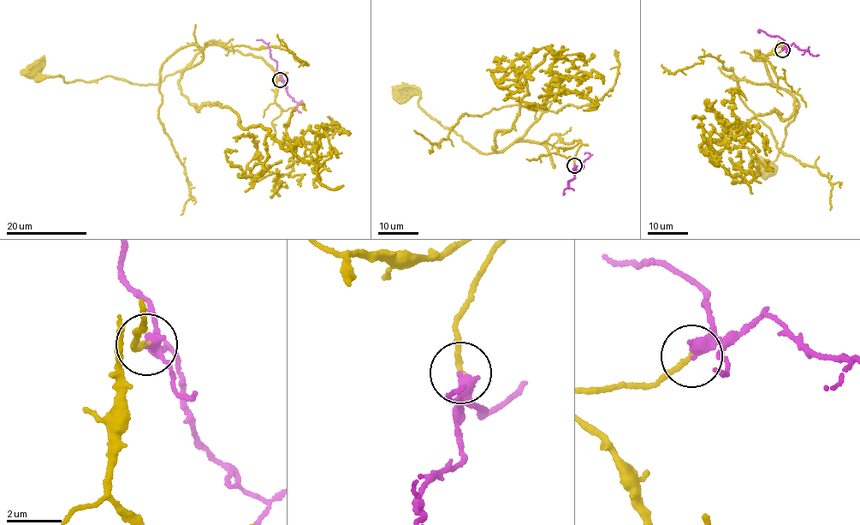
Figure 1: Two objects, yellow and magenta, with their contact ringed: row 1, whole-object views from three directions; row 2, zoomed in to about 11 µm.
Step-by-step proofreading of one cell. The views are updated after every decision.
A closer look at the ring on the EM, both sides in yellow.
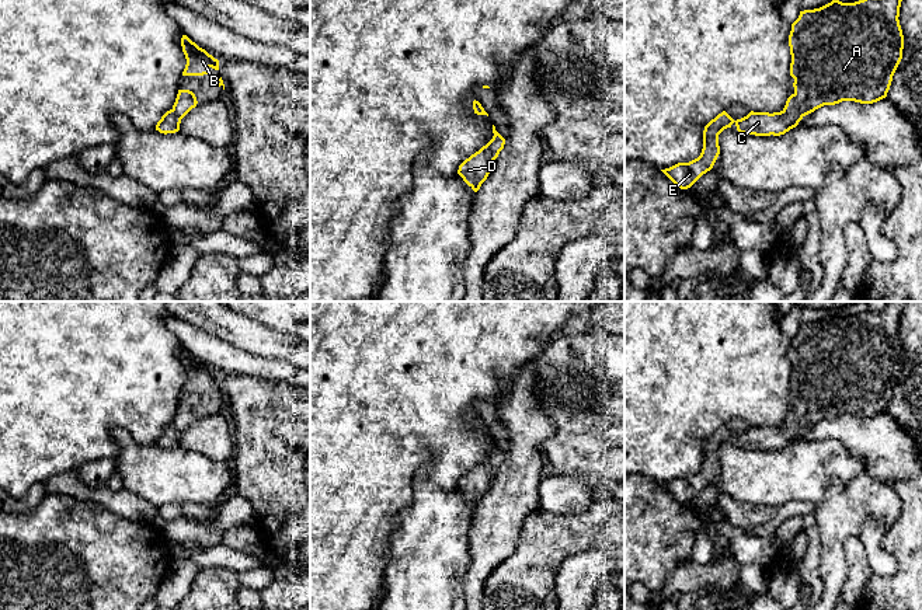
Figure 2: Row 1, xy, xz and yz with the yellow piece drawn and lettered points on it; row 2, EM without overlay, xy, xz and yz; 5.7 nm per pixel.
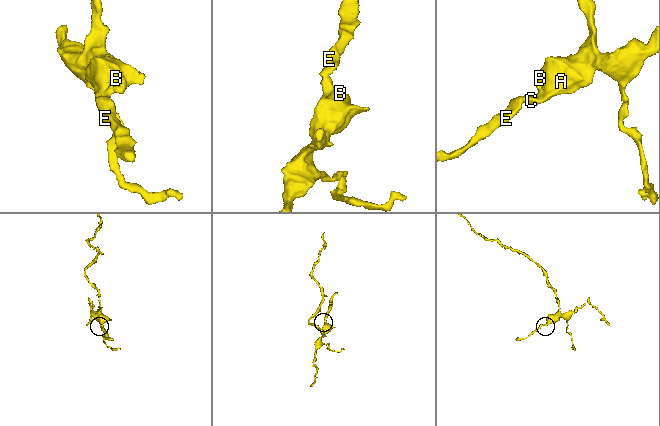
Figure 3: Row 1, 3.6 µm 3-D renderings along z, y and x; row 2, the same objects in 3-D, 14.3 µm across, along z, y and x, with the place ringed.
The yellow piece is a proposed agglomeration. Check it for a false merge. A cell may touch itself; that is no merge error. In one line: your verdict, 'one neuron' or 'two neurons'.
one neuron

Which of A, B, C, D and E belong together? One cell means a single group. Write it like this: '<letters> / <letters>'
A B C D E

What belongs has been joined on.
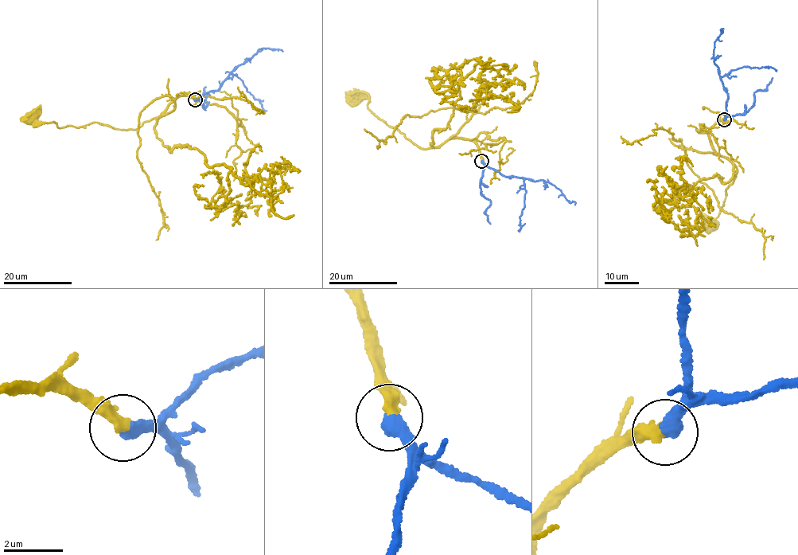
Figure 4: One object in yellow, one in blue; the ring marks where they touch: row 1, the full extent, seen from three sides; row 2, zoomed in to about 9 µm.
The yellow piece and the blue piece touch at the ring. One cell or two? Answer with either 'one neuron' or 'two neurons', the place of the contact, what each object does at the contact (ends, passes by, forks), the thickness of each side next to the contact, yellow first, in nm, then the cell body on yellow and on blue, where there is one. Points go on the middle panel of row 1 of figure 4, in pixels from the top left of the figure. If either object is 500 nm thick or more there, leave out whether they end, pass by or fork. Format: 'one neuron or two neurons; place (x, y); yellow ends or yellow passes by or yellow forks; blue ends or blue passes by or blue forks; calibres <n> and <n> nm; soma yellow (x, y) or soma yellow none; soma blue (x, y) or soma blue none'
one neuron; place (481, 161); calibres 360 and 500 nm; soma yellow (354, 99); soma blue none

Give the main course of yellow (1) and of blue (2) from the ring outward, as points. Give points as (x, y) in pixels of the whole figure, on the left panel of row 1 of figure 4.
1: (194, 100), (183, 94), (161, 115), (134, 129), (98, 123), (59, 128), (52, 121), (29, 118)
2: (194, 100), (217, 90), (231, 73), (243, 81), (247, 91), (266, 111)

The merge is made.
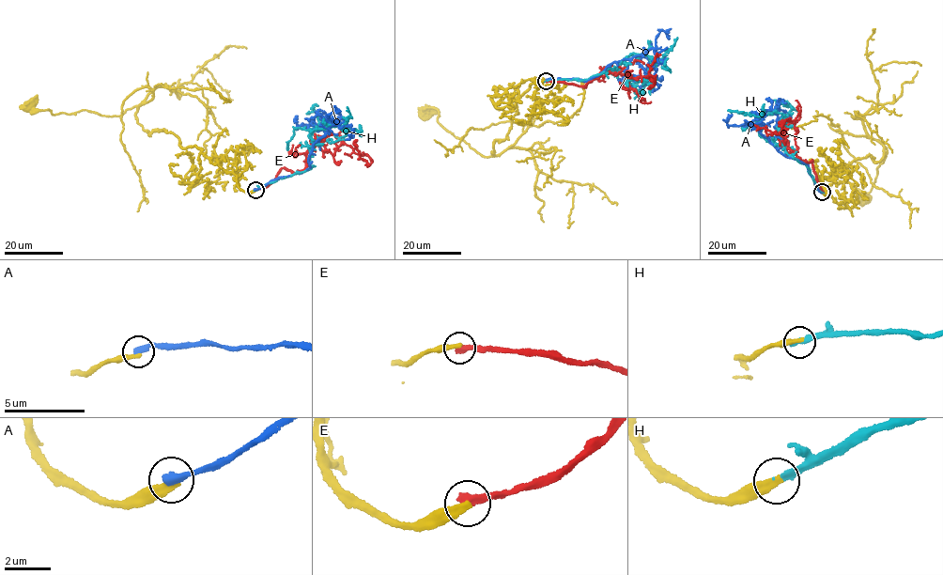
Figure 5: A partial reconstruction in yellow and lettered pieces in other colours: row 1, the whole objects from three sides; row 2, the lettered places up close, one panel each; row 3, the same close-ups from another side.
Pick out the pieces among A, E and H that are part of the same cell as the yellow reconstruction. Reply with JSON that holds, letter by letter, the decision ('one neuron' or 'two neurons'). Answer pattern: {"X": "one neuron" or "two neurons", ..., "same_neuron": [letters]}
{"A": "two neurons", "E": "two neurons", "H": "one neuron", "same_neuron": ["H"]}

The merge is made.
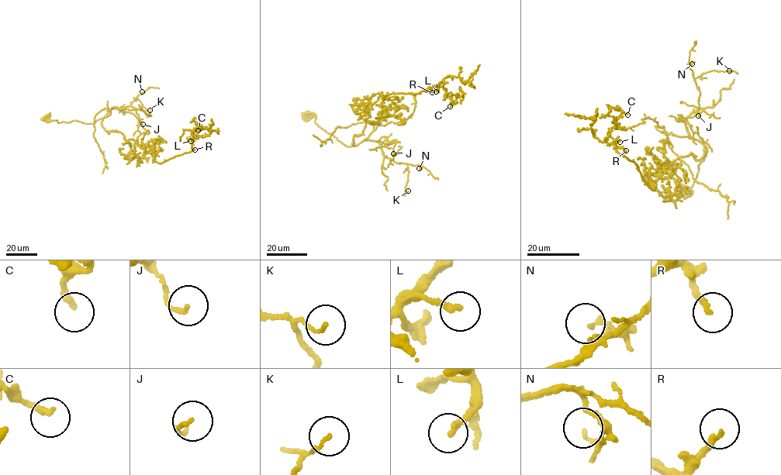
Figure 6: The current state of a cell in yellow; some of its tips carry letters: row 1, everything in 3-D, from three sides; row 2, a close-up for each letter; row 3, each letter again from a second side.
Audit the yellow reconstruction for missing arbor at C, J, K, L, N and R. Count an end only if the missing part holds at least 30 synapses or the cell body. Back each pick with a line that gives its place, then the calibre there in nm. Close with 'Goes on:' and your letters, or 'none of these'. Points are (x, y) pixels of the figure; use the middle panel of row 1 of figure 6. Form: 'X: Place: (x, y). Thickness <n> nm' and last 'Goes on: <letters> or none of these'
Goes on: none of these

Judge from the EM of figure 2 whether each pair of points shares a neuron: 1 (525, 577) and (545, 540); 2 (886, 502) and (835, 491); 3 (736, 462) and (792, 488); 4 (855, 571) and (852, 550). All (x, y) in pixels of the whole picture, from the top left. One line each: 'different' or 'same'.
1: same
2: same
3: same
4: same

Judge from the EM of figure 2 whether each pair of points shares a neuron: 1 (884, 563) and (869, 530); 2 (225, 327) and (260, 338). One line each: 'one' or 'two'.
1: one
2: one

